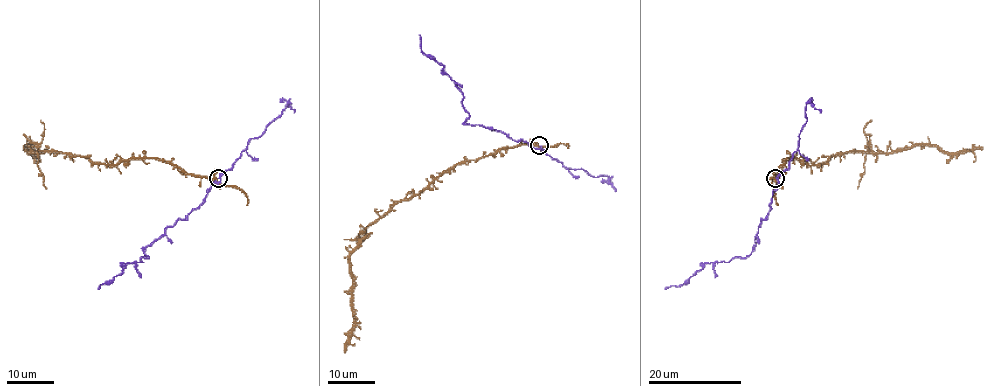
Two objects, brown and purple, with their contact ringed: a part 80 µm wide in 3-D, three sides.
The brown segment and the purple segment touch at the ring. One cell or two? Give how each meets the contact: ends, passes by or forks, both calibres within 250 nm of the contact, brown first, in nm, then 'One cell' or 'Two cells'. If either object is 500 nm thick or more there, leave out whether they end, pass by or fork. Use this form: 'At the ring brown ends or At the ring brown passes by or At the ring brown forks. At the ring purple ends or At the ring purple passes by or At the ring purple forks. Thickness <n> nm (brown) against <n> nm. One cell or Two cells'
At the ring brown passes by. At the ring purple passes by. Thickness 240 nm (brown) against 190 nm. Two cells

